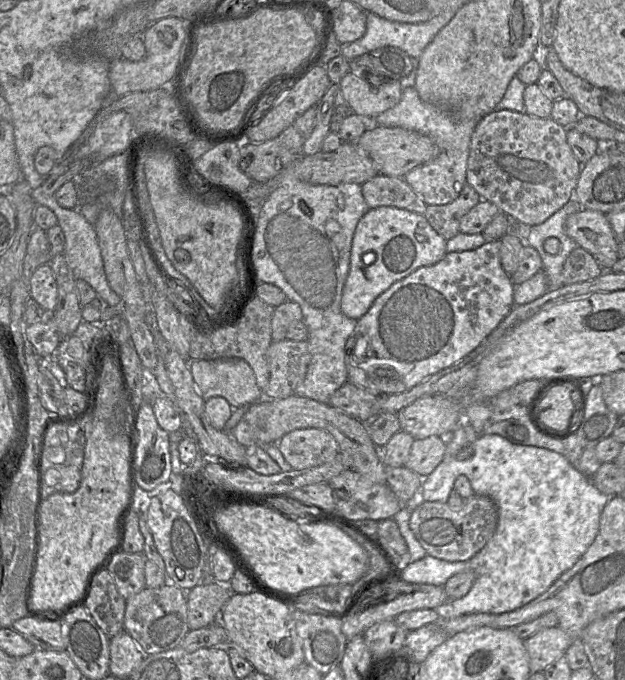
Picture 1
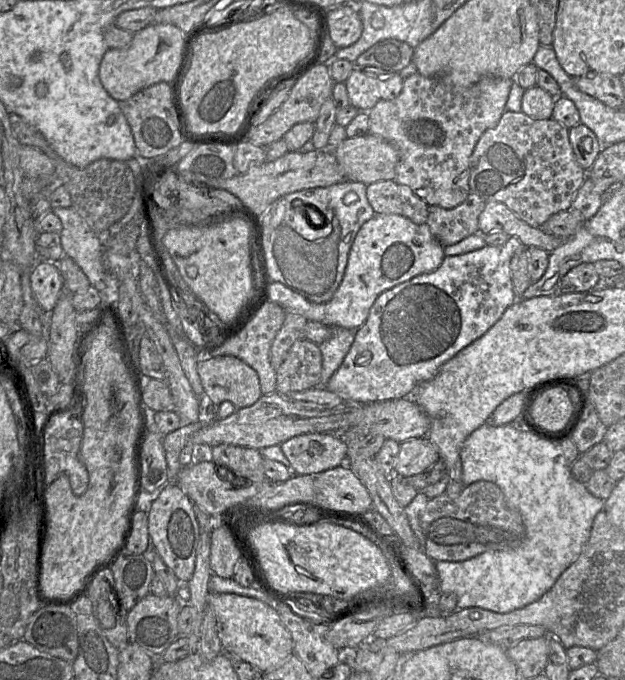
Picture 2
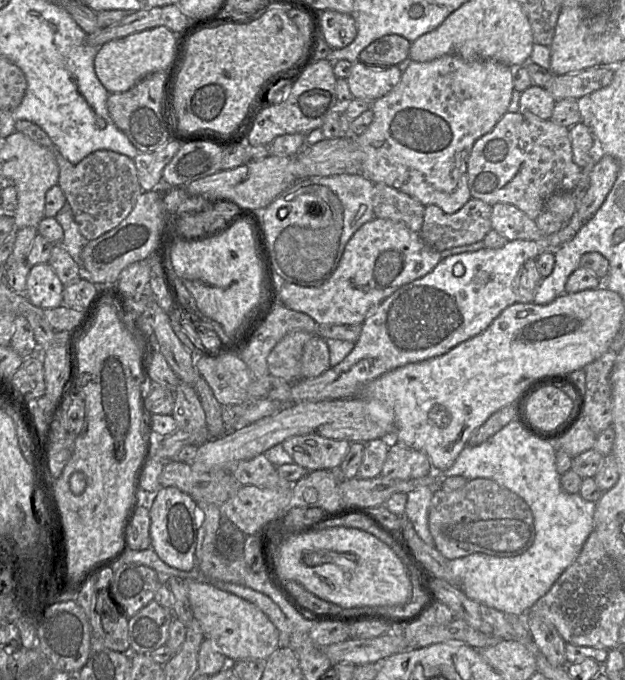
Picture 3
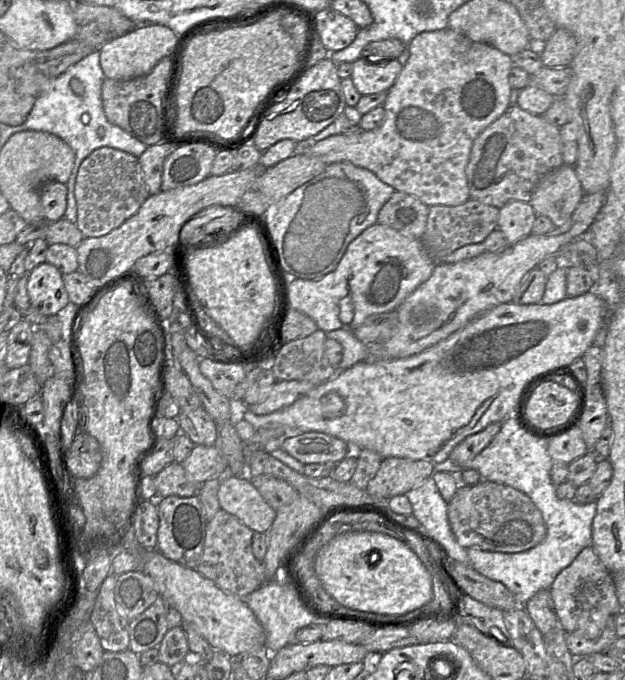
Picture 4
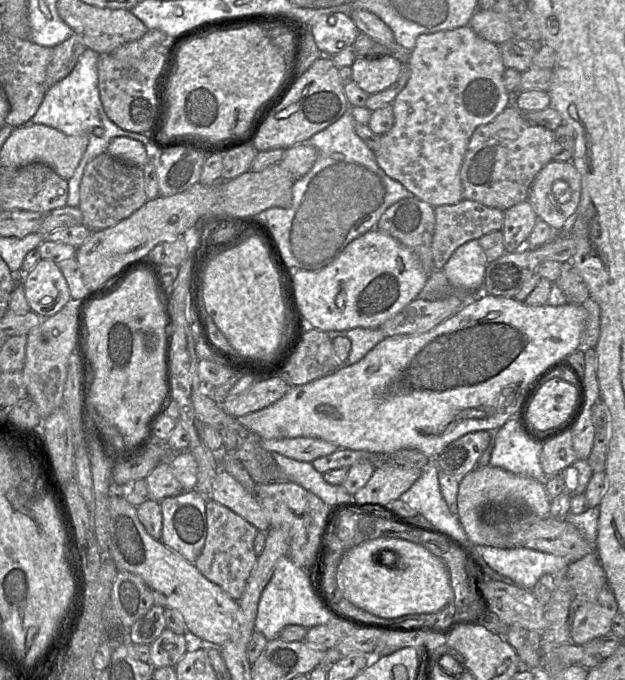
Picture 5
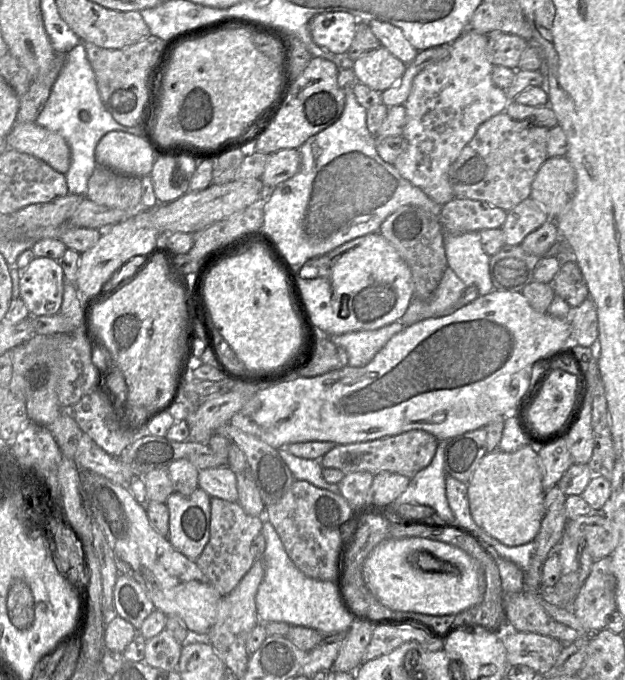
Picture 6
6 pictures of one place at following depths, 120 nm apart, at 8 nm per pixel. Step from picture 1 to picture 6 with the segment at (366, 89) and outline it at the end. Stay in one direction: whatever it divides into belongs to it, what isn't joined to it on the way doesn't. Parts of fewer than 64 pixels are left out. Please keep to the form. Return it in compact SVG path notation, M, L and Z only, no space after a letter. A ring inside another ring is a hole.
M380 46L355 60L353 70L358 82L383 92L402 78L406 67L388 49Z

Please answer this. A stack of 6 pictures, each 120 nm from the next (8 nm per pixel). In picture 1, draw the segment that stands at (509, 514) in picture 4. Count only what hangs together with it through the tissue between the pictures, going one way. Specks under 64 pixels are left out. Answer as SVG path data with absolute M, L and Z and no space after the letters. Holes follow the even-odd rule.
M473 494L464 499L464 505L458 511L439 501L425 501L419 504L411 513L409 527L427 554L447 561L463 561L474 556L486 545L496 530L497 522L497 503L488 495Z

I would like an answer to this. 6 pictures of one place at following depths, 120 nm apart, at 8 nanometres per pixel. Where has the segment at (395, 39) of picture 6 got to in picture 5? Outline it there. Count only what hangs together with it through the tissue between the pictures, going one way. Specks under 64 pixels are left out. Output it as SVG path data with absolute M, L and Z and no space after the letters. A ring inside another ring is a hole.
M355 10L350 14L359 32L364 33L388 48L389 54L399 59L403 64L411 51L399 45L391 28L376 14L367 10Z

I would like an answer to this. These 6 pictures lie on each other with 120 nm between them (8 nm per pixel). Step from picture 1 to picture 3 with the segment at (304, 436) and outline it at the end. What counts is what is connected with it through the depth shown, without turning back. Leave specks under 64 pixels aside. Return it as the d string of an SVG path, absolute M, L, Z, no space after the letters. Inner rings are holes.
M309 433L292 436L281 443L297 465L309 471L332 470L338 472L351 442Z

